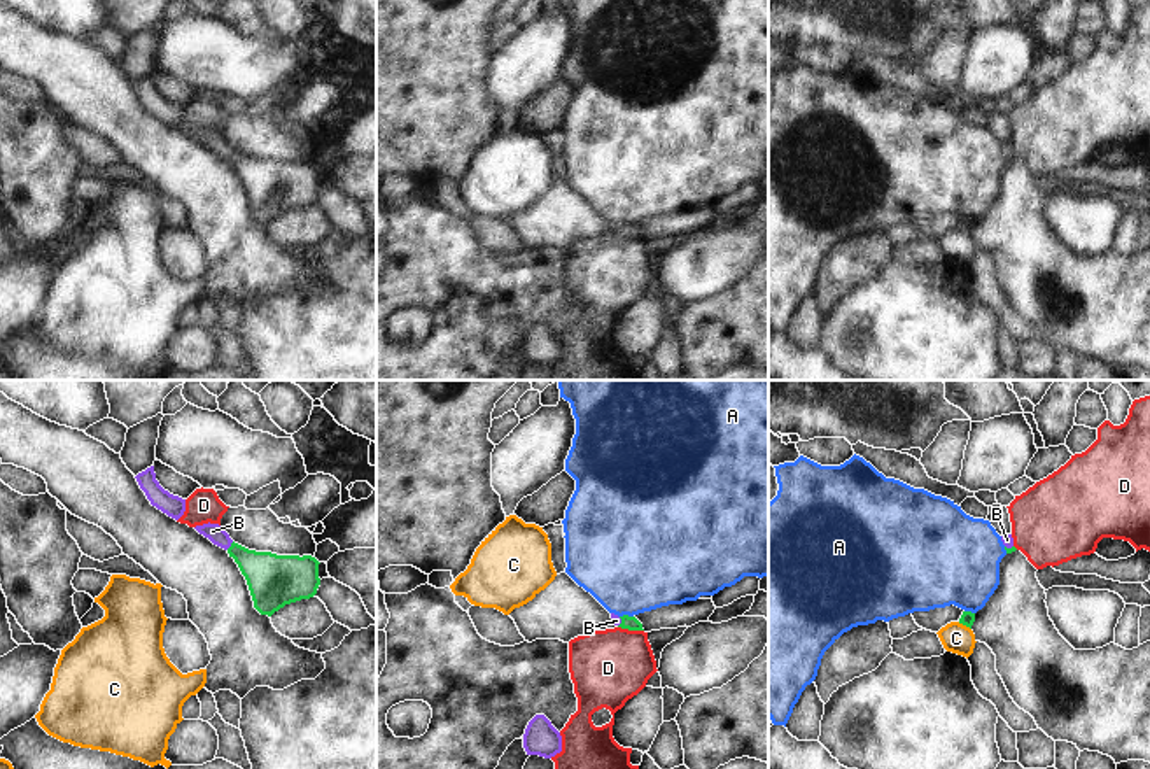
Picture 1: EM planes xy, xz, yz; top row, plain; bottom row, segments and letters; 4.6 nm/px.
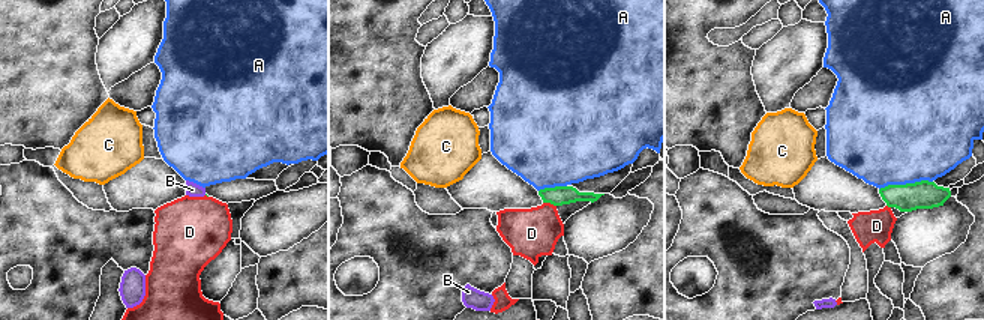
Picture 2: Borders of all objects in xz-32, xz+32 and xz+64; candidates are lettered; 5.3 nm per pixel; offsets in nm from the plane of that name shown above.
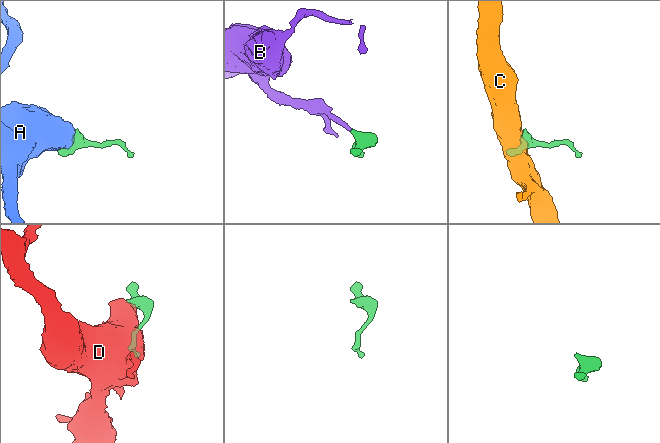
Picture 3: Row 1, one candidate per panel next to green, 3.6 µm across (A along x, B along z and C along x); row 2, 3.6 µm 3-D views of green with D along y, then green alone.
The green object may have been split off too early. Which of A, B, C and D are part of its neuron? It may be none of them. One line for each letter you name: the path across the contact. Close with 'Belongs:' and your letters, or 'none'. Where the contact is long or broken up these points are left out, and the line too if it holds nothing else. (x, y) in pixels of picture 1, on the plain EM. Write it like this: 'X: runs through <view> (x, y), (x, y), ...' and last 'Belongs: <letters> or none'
B: runs through xy (273, 188), (231, 153), (212, 139)
Belongs: B

